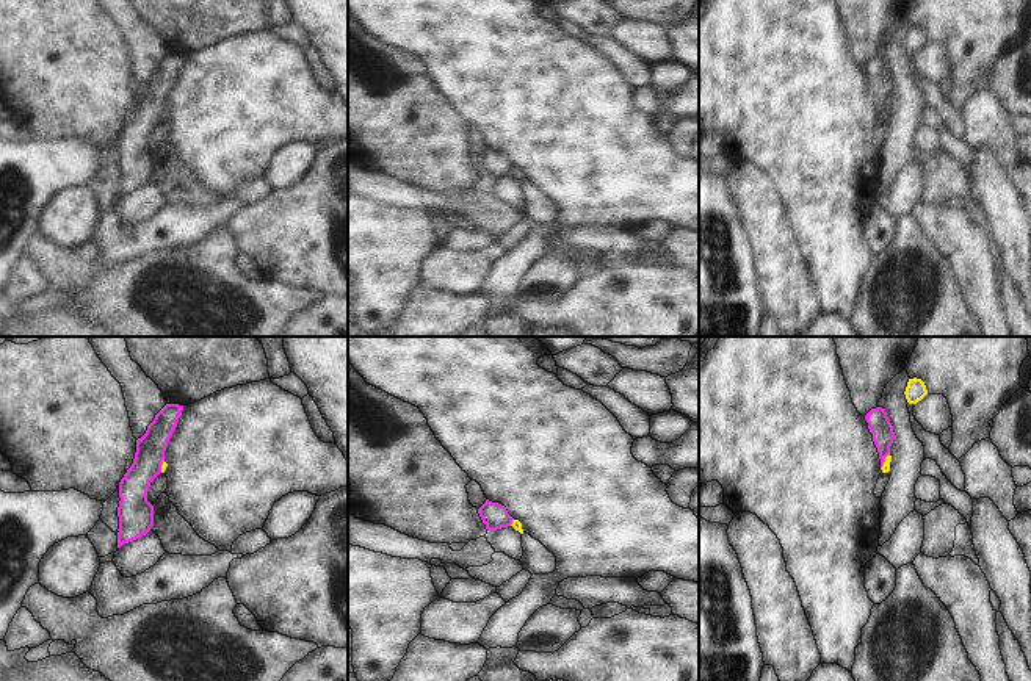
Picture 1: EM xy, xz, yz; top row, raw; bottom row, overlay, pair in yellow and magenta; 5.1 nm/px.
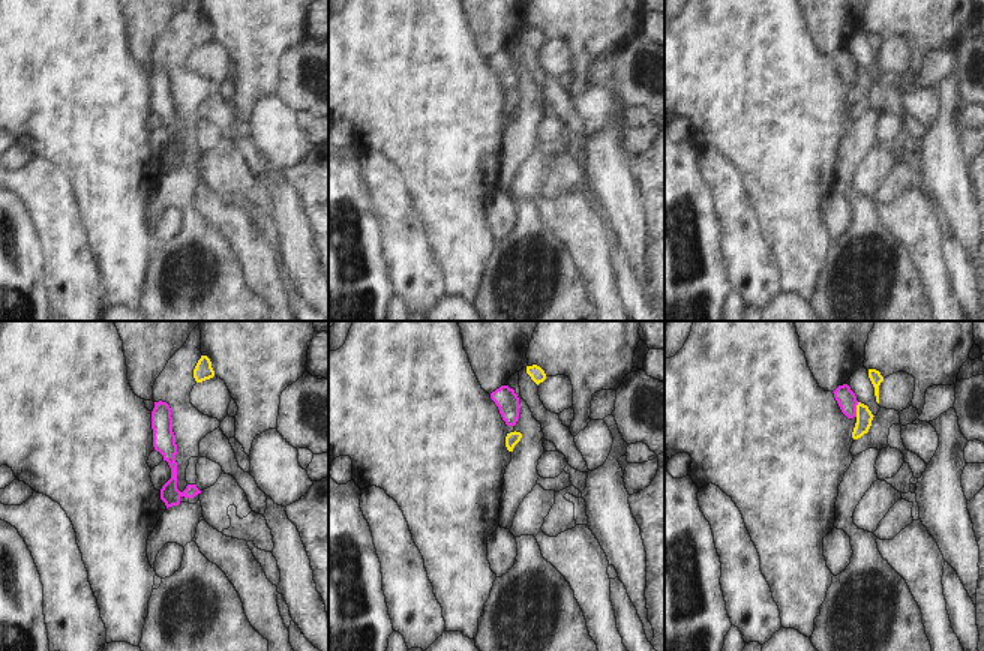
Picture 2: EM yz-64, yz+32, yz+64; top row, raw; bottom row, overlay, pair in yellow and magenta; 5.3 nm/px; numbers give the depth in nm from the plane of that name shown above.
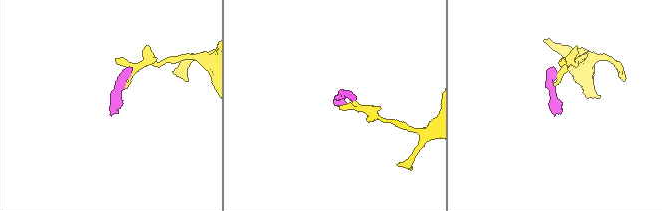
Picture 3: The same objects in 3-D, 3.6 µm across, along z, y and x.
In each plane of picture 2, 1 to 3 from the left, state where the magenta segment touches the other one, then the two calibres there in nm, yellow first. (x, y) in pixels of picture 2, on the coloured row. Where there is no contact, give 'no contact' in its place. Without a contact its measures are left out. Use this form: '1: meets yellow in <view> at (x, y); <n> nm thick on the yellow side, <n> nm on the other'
1: no contact
2: no contact
3: meets yellow in yz+64 at (857, 410); 90 nm thick on the yellow side, 110 nm on the other

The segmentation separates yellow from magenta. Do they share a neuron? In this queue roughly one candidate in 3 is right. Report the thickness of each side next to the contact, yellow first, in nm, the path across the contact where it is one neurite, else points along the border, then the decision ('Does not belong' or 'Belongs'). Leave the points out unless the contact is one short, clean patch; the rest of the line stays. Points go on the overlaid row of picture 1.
Thickness 50 nm (yellow) against 120 nm. Boundary: yz (889, 453), (881, 468). Does not belong.

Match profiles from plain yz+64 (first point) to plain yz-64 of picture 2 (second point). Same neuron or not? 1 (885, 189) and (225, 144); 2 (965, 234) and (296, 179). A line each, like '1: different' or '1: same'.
1: same
2: different

